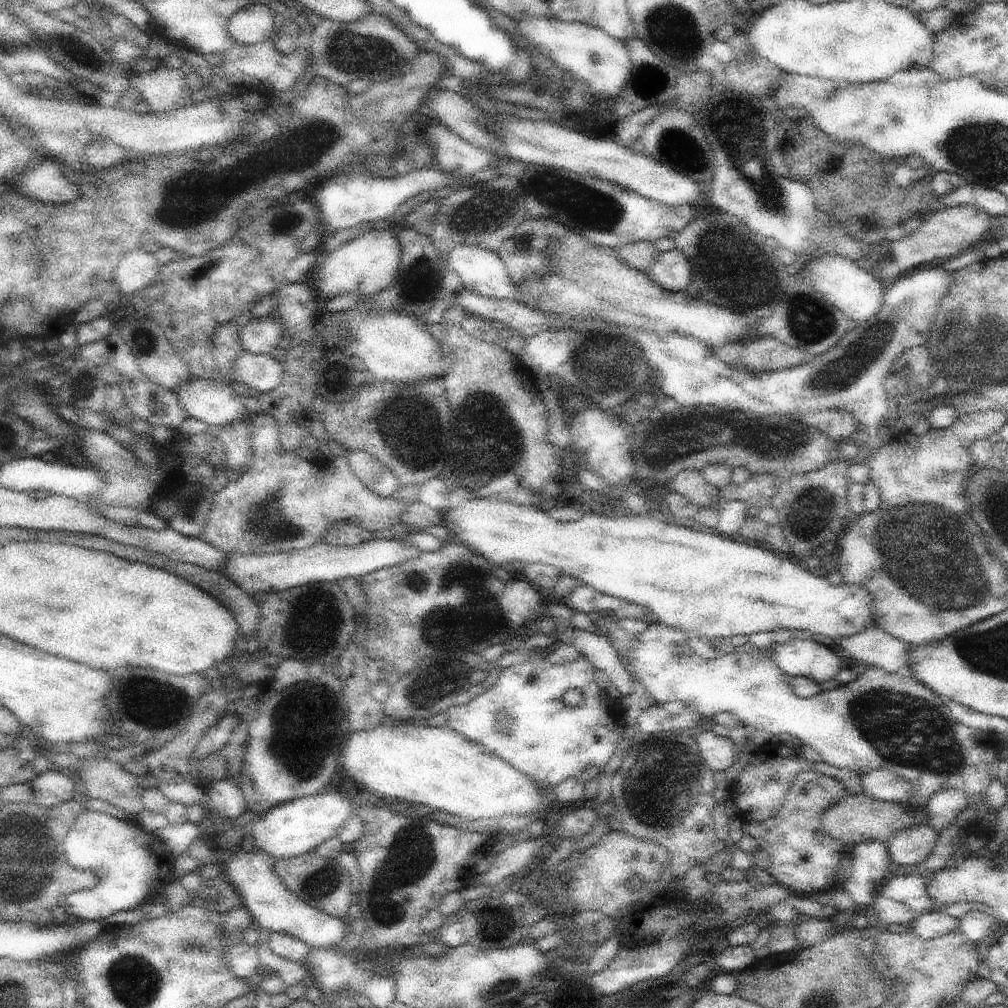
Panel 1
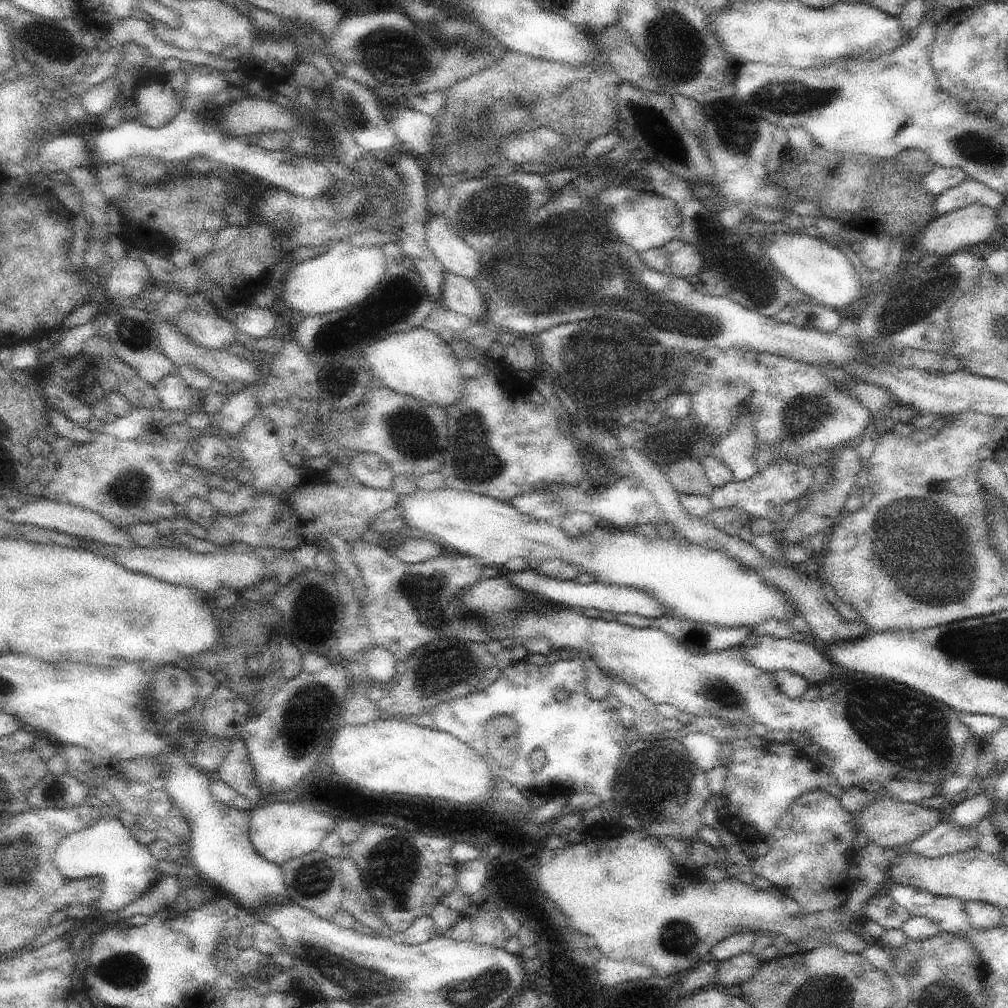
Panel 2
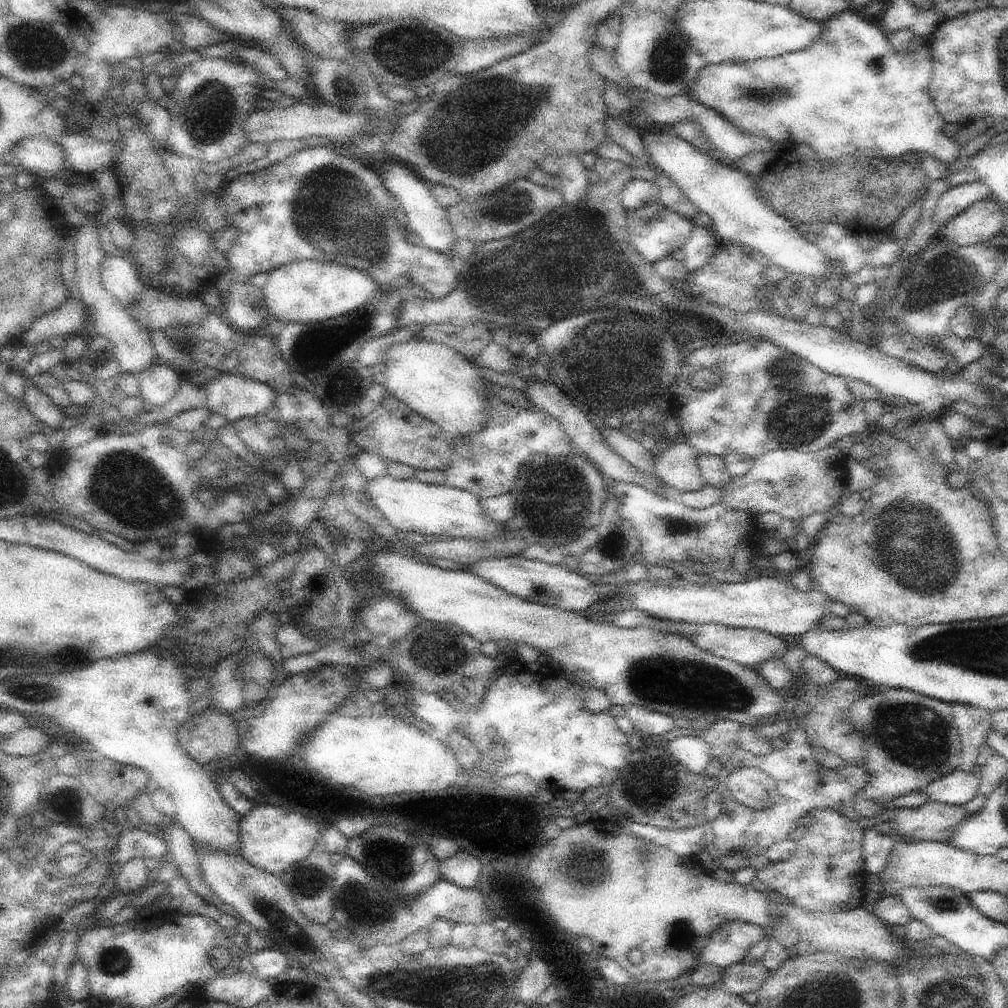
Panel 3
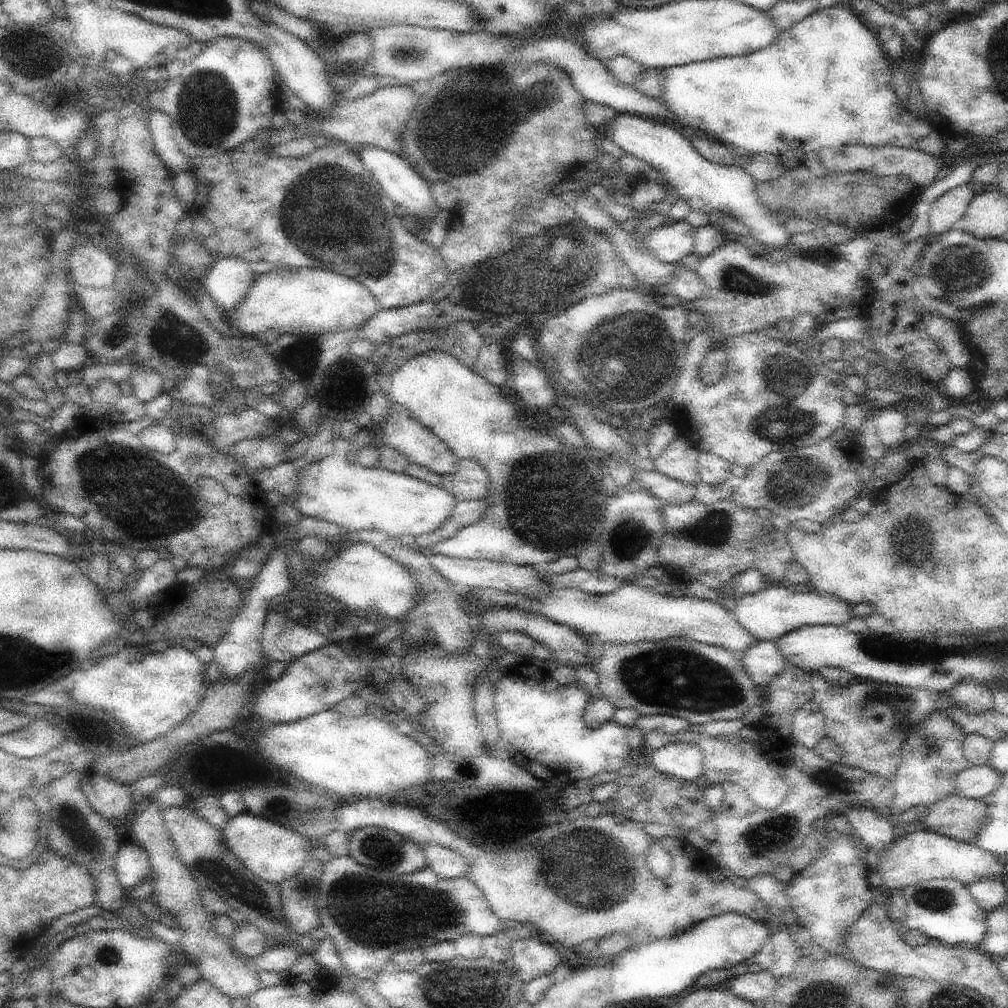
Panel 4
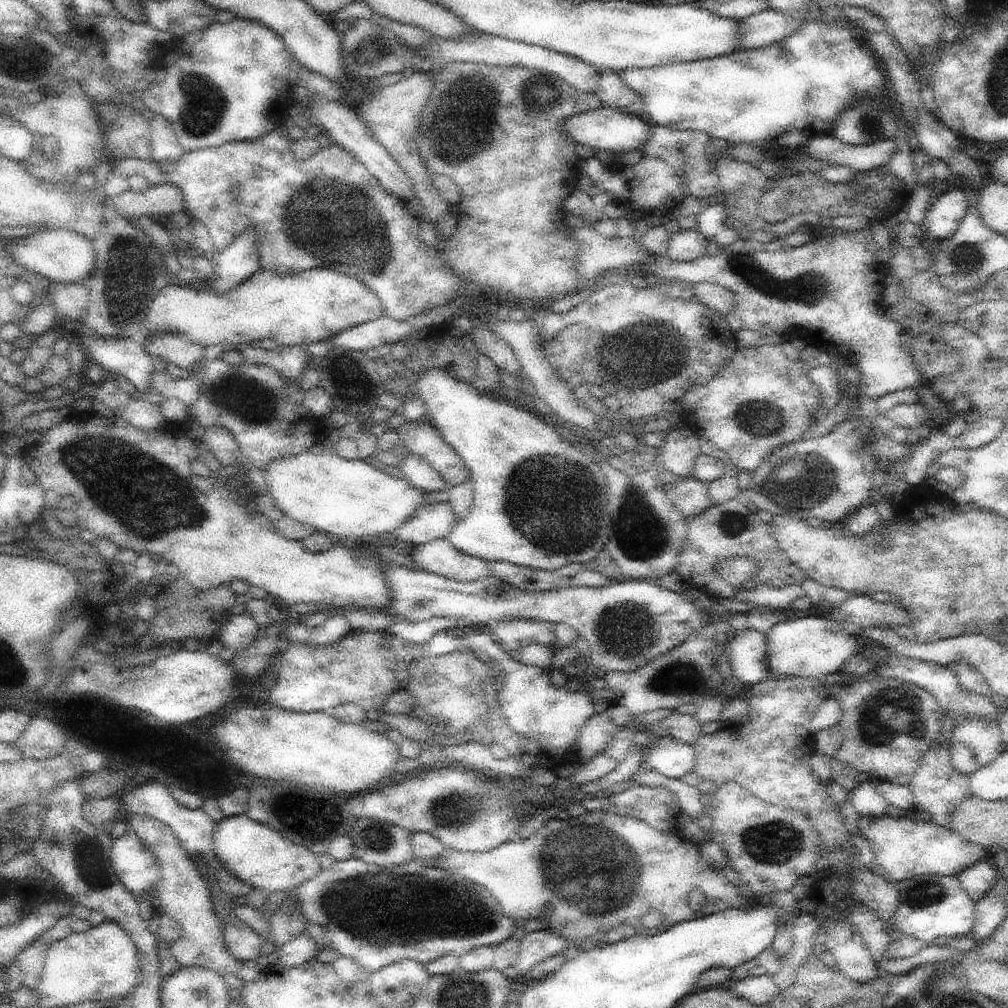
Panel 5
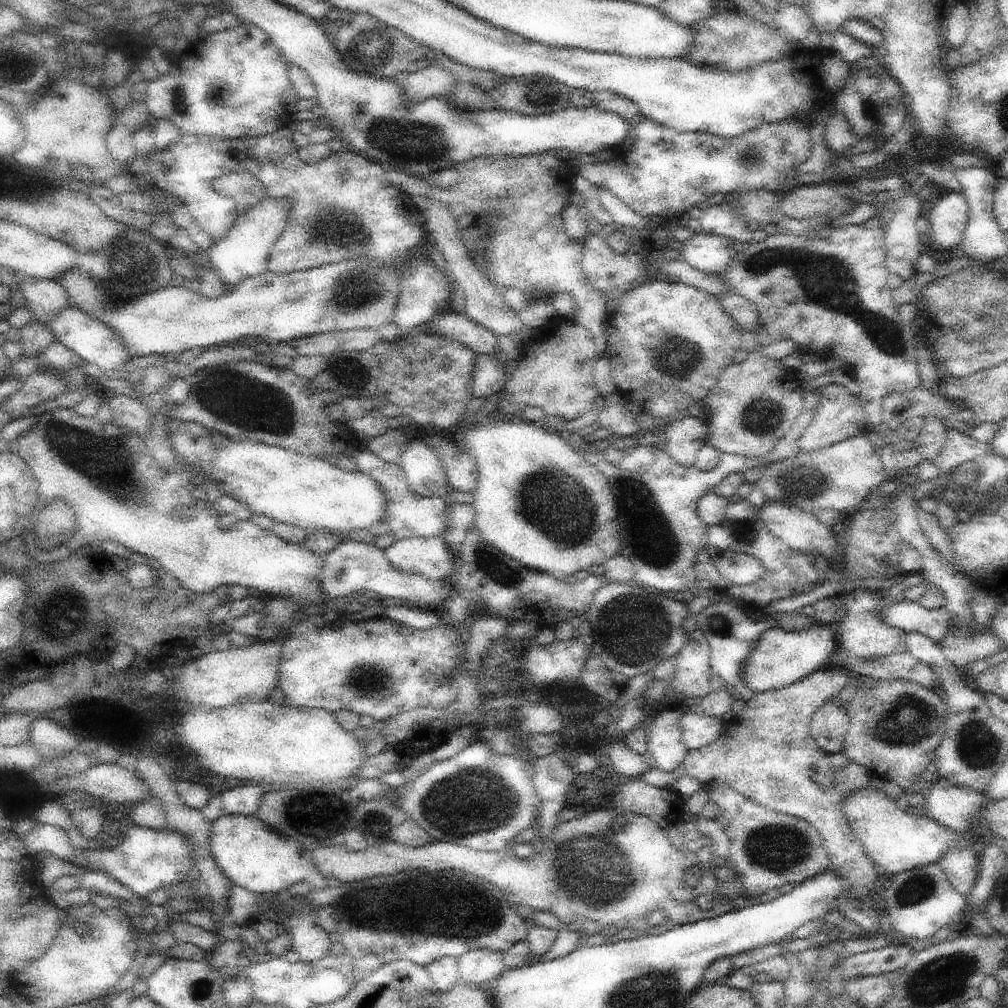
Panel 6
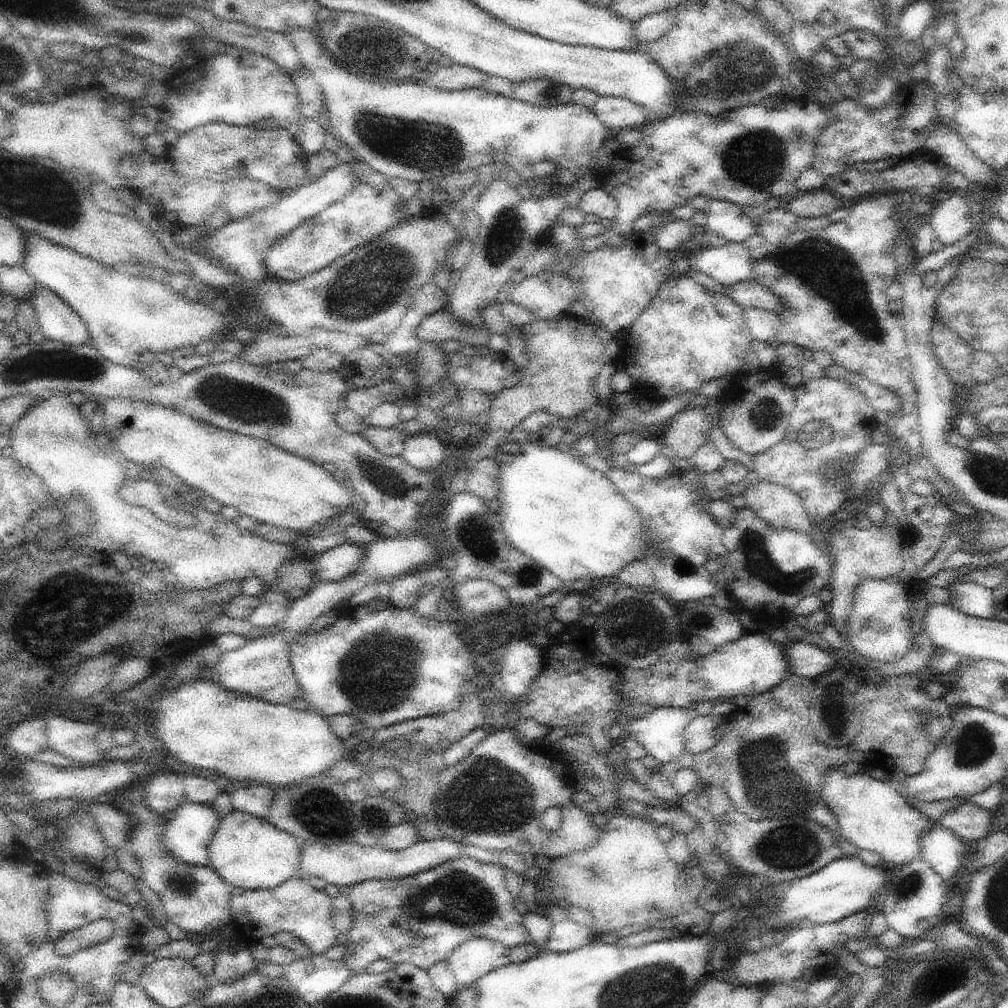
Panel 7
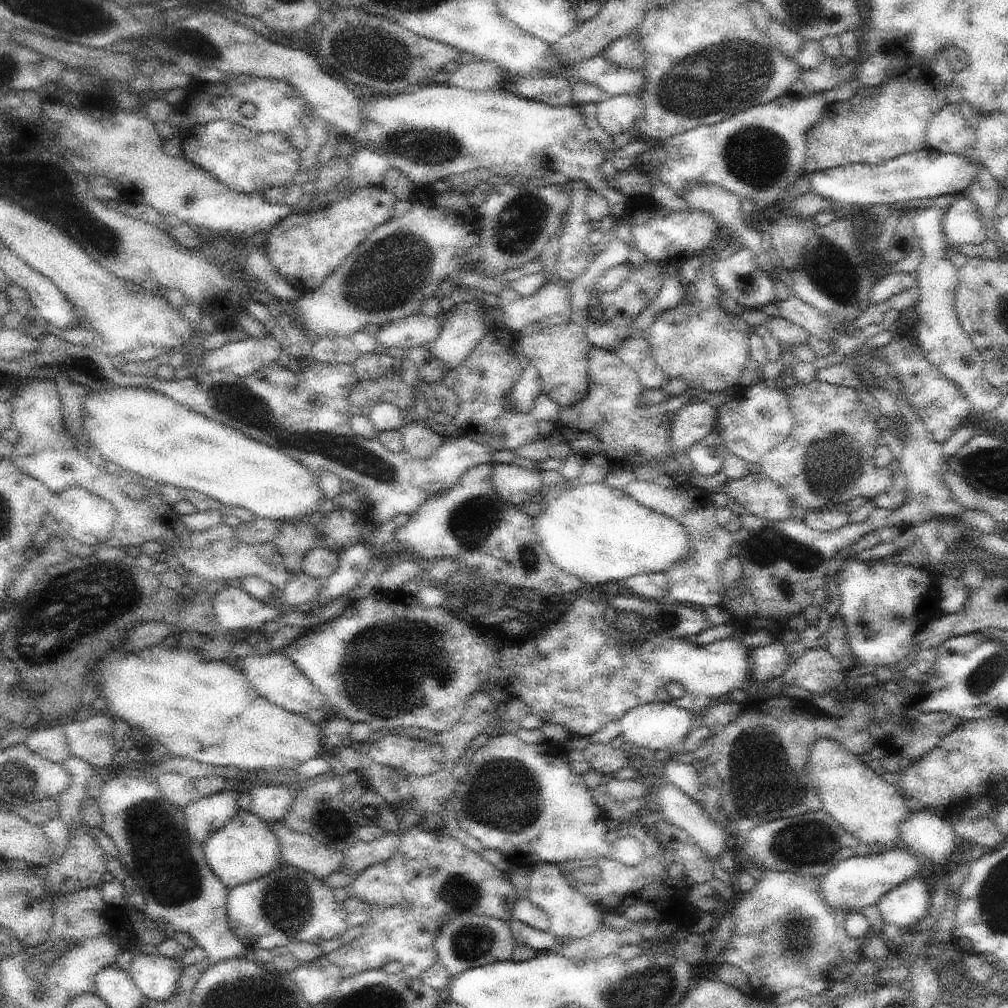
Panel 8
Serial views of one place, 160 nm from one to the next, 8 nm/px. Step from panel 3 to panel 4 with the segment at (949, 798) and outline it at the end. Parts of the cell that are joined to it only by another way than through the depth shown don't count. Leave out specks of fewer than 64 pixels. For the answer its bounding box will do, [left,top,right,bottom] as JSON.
[956,765,1003,799]

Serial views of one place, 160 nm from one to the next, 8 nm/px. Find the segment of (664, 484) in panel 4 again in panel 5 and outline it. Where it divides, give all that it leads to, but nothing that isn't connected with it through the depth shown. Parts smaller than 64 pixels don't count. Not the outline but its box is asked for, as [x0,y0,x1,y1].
[665,479,715,517]

